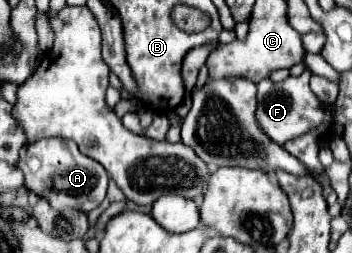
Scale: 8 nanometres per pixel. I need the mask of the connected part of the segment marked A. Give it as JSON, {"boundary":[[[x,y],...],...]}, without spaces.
{"boundary":[[[49,137],[29,143],[25,155],[17,161],[17,167],[25,175],[27,191],[45,197],[53,209],[79,209],[83,213],[95,209],[105,199],[105,169],[101,163],[83,155],[69,139]]]}

